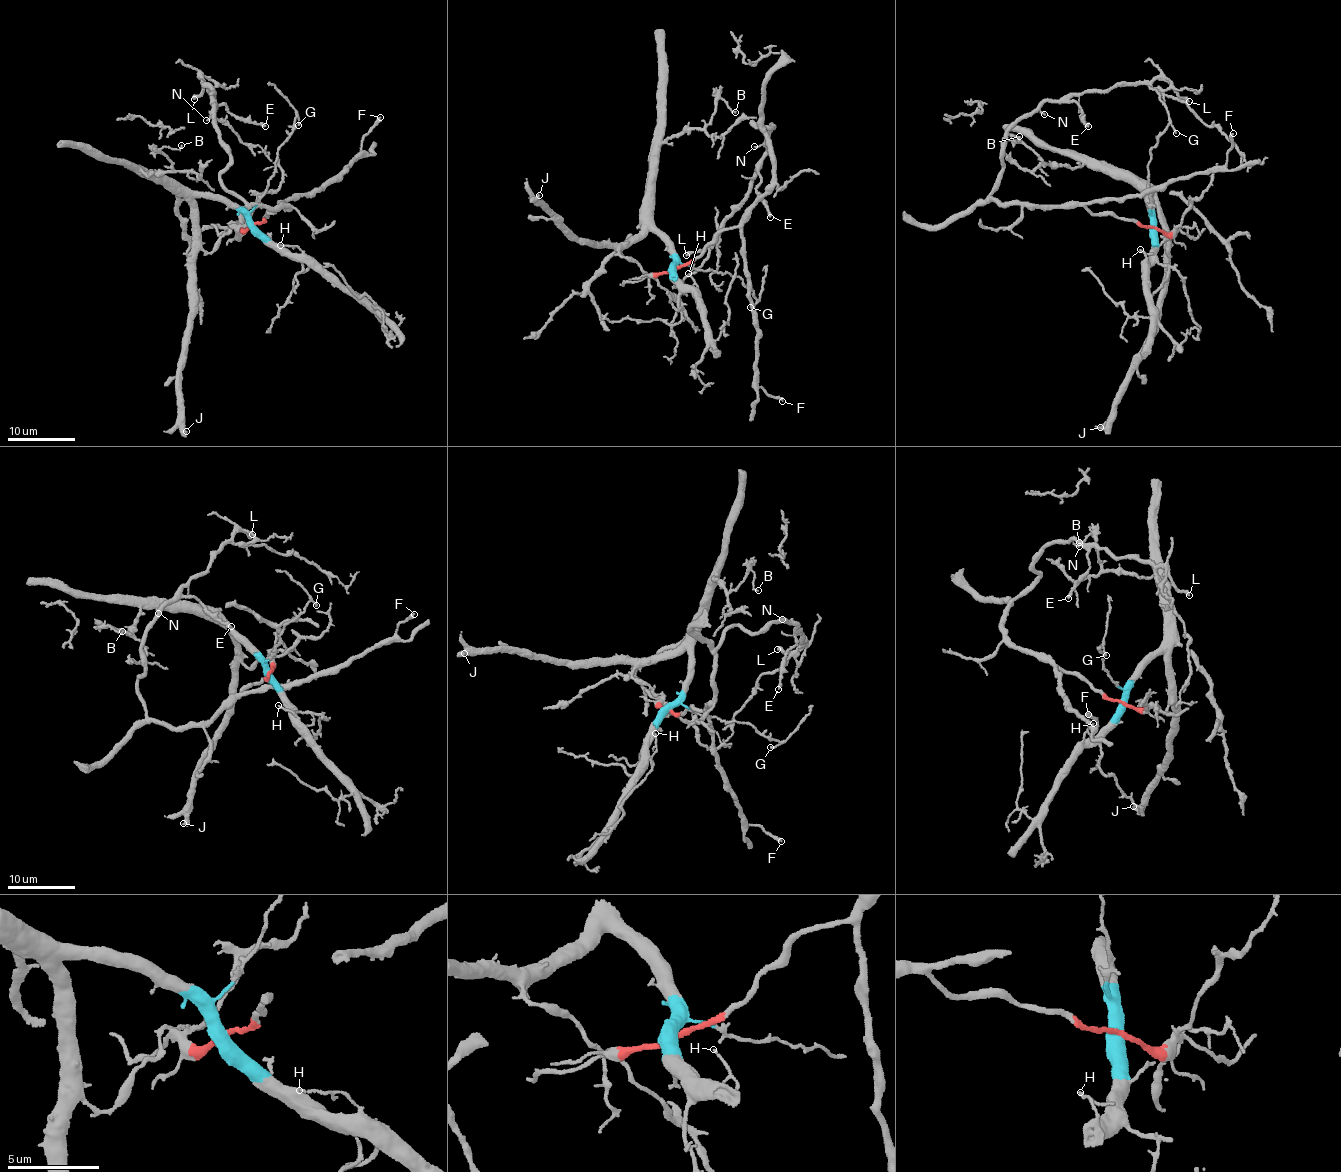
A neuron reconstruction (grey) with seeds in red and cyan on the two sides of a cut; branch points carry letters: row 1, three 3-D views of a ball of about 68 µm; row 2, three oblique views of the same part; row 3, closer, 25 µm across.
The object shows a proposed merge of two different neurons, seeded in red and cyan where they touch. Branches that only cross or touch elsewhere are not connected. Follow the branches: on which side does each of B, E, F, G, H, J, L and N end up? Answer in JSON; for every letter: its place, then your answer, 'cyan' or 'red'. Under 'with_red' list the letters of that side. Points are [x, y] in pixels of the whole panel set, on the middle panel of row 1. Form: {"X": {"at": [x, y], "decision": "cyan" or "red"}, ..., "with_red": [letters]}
{"B": {"at": [735, 112], "decision": "cyan"}, "E": {"at": [770, 217], "decision": "red"}, "F": {"at": [782, 401], "decision": "red"}, "G": {"at": [750, 307], "decision": "cyan"}, "H": {"at": [688, 273], "decision": "cyan"}, "J": {"at": [539, 195], "decision": "cyan"}, "L": {"at": [686, 255], "decision": "red"}, "N": {"at": [754, 146], "decision": "red"}, "with_red": ["E", "F", "L", "N"]}

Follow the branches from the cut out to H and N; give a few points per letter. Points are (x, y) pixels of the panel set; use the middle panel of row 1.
H: (674, 268), (679, 281), (697, 291), (696, 284), (688, 273)
N: (674, 268), (737, 225), (765, 191), (772, 149), (752, 122), (775, 127), (754, 147)

